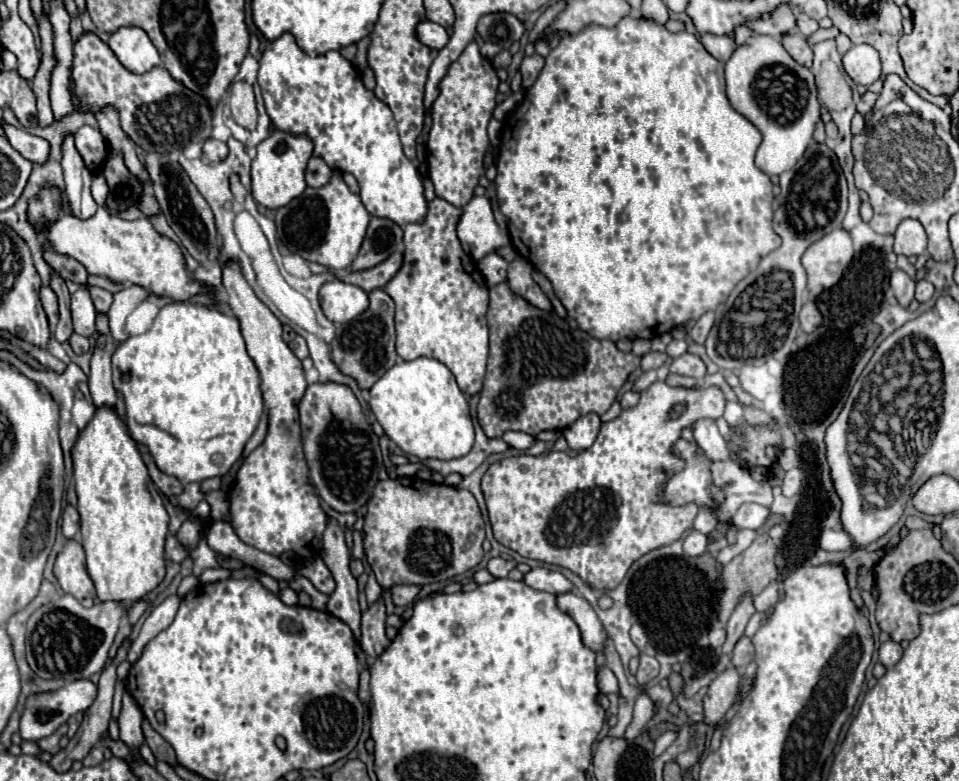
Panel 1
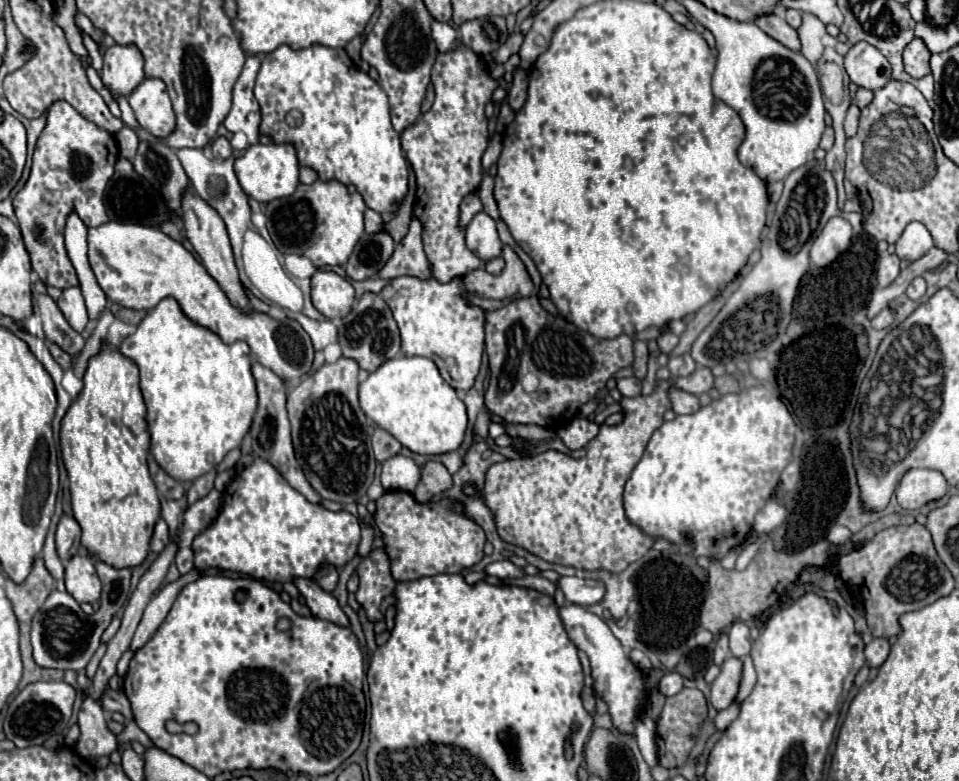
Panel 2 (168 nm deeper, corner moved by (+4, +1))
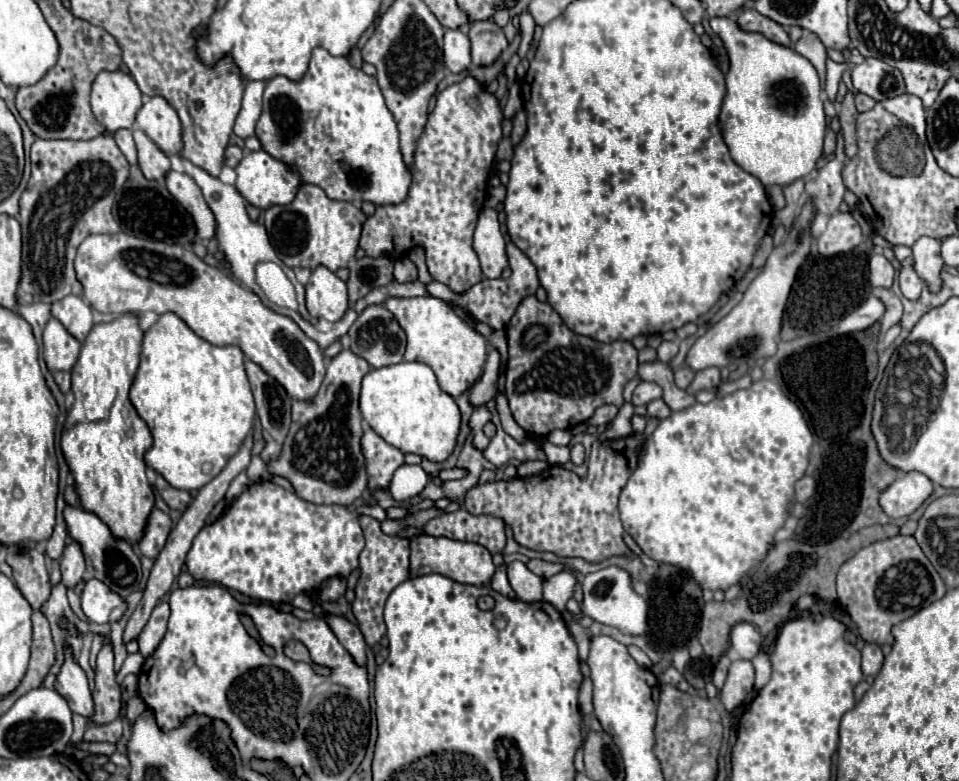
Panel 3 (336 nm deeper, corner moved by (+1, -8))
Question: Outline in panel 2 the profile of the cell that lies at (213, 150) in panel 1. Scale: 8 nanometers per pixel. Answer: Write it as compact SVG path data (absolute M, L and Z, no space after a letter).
M216 137L210 147L212 147L214 159L228 159L232 155L232 147L230 147L228 139L224 139L224 137Z

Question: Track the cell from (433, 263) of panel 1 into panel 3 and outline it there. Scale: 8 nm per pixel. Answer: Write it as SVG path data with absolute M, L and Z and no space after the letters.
M393 296L387 298L385 308L397 318L399 326L407 334L405 360L417 360L429 364L439 380L441 390L453 398L467 392L475 384L485 364L487 340L451 304L433 296L421 296L421 298Z

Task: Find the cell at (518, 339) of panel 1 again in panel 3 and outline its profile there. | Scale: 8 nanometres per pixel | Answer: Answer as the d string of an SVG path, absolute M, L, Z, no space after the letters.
M535 296L521 300L517 312L507 324L507 344L509 344L509 362L507 362L507 400L513 412L515 422L531 436L547 436L557 428L571 428L593 416L599 406L605 404L623 404L623 386L637 376L637 350L631 342L611 342L603 344L587 336L573 334L559 314L547 304L539 302Z

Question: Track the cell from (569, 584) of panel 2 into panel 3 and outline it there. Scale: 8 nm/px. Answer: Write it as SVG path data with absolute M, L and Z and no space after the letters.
M607 566L597 572L591 572L583 578L583 602L581 610L585 616L593 618L595 622L613 626L623 634L631 636L645 636L647 634L647 600L639 596L631 586L631 576L627 570L619 566Z

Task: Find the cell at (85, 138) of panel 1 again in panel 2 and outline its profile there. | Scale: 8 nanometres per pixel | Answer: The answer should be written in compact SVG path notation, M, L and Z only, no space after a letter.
M52 103L46 119L46 127L36 143L30 179L14 197L14 213L38 277L46 285L66 289L78 285L76 271L64 249L66 217L78 211L88 227L98 227L108 221L102 197L106 183L114 175L118 145L108 131L88 123L68 103Z

